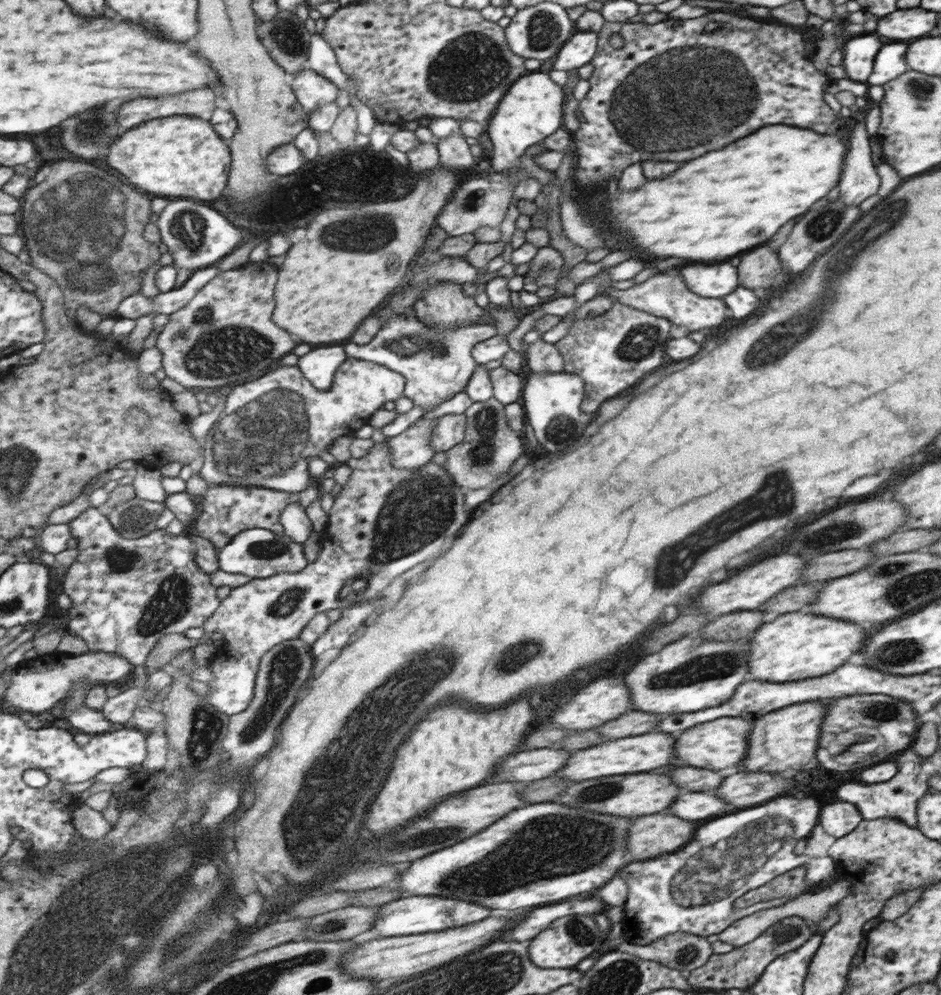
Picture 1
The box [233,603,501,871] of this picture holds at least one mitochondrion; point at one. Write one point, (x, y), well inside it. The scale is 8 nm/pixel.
(286, 668)

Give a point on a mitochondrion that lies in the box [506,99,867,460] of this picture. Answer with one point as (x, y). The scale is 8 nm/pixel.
(638, 345)

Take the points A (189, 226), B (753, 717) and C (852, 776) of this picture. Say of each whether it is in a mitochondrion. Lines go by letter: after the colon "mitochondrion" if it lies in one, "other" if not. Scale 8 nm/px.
A: mitochondrion
B: other
C: other

